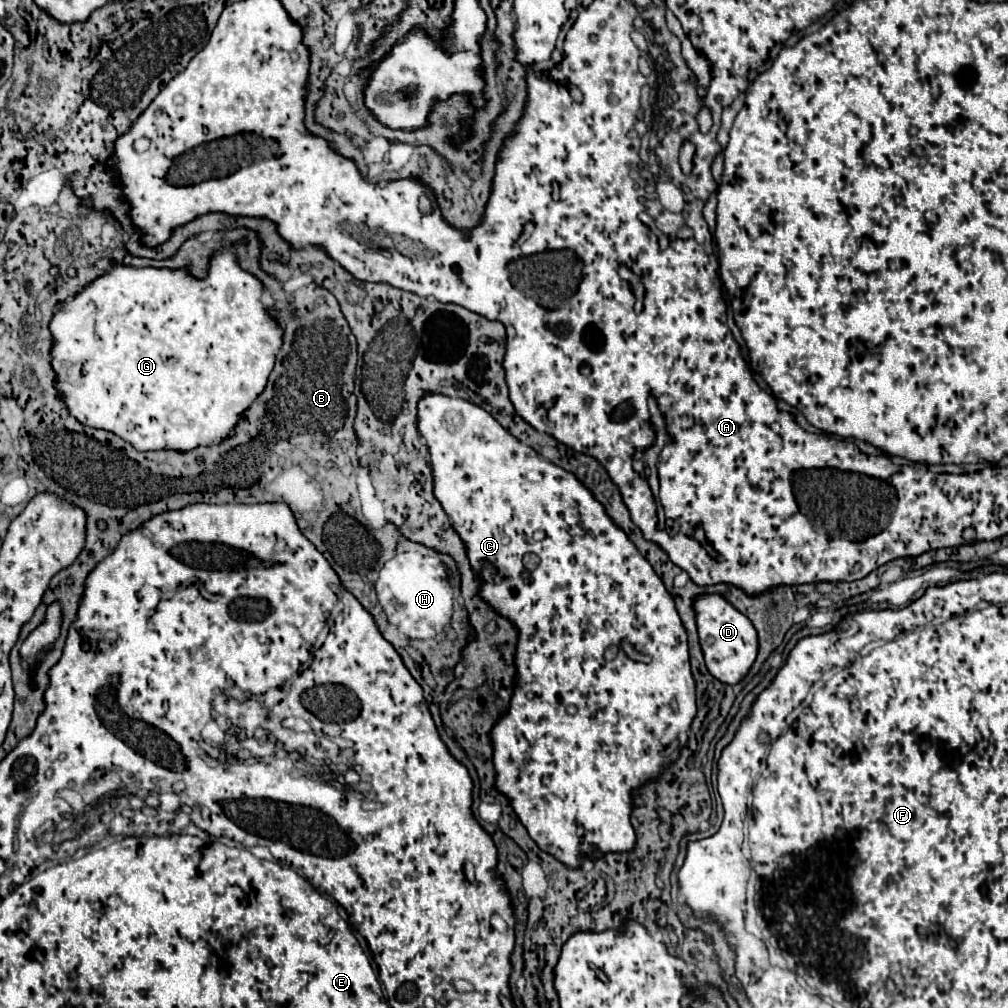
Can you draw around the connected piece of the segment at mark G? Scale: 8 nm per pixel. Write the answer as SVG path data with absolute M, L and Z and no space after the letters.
M237 241L231 247L223 247L215 251L209 259L209 271L203 279L197 279L189 273L189 267L183 269L155 269L155 267L131 267L131 265L121 265L117 261L111 263L111 267L87 283L75 297L69 301L57 303L55 305L55 315L51 317L49 331L53 337L51 345L51 367L55 371L55 389L59 393L59 399L65 403L69 413L83 425L95 427L95 429L105 429L115 435L119 435L123 441L131 443L137 451L161 451L161 449L171 449L171 451L191 451L201 445L213 445L229 439L233 435L235 425L243 419L245 409L251 407L251 403L261 395L261 391L267 385L267 379L273 371L275 365L275 355L279 353L283 345L283 325L277 321L275 315L269 313L269 305L263 305L261 297L265 293L263 283L241 269L239 259L237 259L237 249L243 247L245 241Z

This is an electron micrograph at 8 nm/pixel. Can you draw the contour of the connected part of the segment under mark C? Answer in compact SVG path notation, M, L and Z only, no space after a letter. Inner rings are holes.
M425 395L419 401L419 433L427 441L429 447L429 459L433 467L433 479L435 479L435 497L441 501L445 513L453 521L453 529L461 535L461 539L467 545L467 555L477 569L481 577L481 597L503 617L509 617L515 621L521 637L517 641L517 693L513 693L513 705L509 707L509 713L501 717L501 721L493 727L491 741L493 741L493 765L497 769L497 789L505 793L515 809L515 813L521 817L521 823L529 831L531 839L539 845L541 851L551 853L555 859L569 867L579 867L581 857L579 853L591 853L595 849L613 849L613 851L629 851L635 845L635 831L631 827L629 815L633 809L631 803L631 789L637 789L649 779L655 779L659 775L659 767L665 761L663 749L671 741L681 741L681 747L687 743L689 725L697 713L695 707L695 681L691 677L691 665L689 665L689 651L687 651L687 633L681 625L681 619L677 615L675 603L671 593L667 593L663 581L657 577L653 567L637 547L631 543L631 539L625 535L623 529L619 529L611 517L607 515L605 507L595 499L595 495L569 471L553 465L551 461L543 459L537 451L515 439L509 431L505 431L485 409L459 399L459 397L445 397L445 395ZM527 553L535 553L539 557L539 565L533 571L527 571L523 565L523 557ZM621 641L627 641L633 645L639 653L645 653L651 657L649 663L631 661L625 653L619 653L613 661L603 659L603 651L613 643L619 645ZM577 827L585 829L583 839L577 837Z

